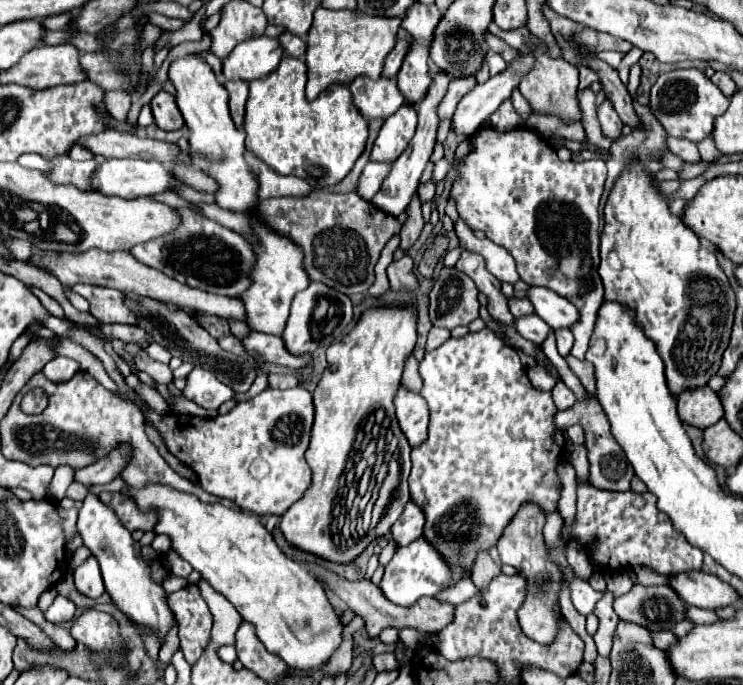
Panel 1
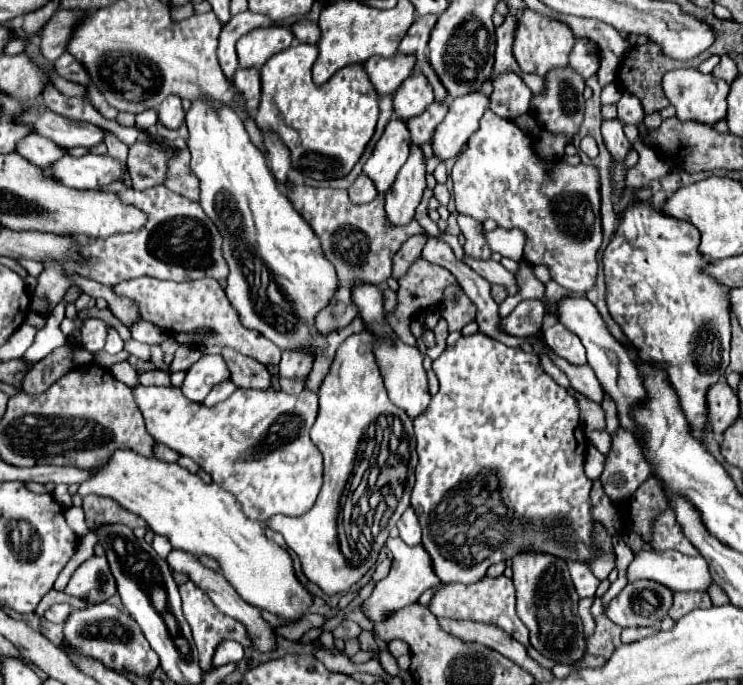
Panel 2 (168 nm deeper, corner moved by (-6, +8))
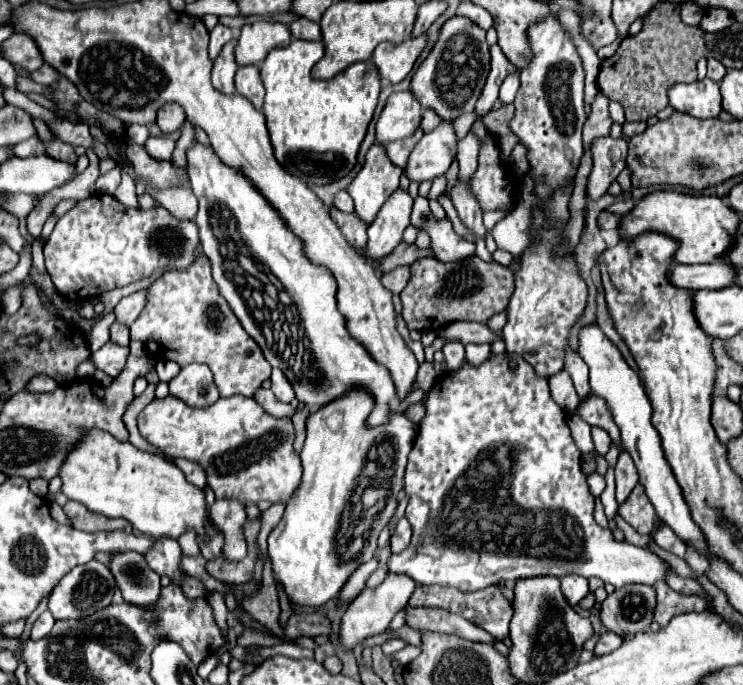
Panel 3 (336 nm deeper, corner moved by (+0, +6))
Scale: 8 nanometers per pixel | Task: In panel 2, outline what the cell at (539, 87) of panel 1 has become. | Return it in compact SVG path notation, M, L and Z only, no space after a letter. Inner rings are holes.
M526 10L526 14L522 14L520 26L516 30L514 56L516 56L516 62L518 62L522 72L546 76L548 72L556 70L556 68L566 68L568 66L568 56L570 56L574 44L576 44L574 34L568 26L564 26L562 22L538 16L532 10Z

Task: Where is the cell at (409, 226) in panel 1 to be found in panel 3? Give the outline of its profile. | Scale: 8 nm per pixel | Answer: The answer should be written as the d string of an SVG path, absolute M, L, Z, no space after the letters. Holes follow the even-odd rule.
M400 266L400 268L384 274L380 280L392 294L400 294L410 280L410 266Z

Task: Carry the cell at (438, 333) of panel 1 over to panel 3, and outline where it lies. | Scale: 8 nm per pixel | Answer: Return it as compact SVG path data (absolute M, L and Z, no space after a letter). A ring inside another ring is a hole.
M425 361L419 367L414 389L421 388L427 392L435 383L438 377L438 373L435 371L433 364Z

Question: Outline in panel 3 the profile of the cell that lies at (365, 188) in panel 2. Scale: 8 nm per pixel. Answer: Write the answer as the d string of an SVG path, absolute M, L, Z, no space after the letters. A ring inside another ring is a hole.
M338 192L334 198L334 208L340 212L352 212L352 198L348 196L348 192Z

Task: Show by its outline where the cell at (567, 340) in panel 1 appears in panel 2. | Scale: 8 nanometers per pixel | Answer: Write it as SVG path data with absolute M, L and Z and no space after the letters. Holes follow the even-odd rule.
M554 324L552 328L544 330L544 338L548 342L548 346L552 346L552 350L566 358L568 362L572 364L584 364L586 362L586 352L584 352L584 346L580 342L580 338L566 330L566 326L562 324Z

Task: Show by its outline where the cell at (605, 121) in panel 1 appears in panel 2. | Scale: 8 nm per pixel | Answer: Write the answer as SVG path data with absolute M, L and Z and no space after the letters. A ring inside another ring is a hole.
M620 118L602 120L602 138L606 142L606 148L614 156L614 160L620 160L626 156L626 152L632 148L624 134L624 122Z

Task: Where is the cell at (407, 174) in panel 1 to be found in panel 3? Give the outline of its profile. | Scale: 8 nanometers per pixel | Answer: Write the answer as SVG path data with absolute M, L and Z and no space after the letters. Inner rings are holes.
M398 188L382 206L376 220L368 226L368 244L364 256L370 258L378 268L378 260L392 254L392 250L402 242L404 230L410 226L412 198L406 190Z

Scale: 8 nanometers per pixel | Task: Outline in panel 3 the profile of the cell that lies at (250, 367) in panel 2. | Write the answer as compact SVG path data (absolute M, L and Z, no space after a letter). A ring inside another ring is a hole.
M260 388L260 390L256 392L254 400L256 400L270 416L274 416L274 418L292 420L292 416L296 414L296 408L294 408L292 404L284 404L284 402L280 402L280 400L276 400L276 398L272 396L272 390Z

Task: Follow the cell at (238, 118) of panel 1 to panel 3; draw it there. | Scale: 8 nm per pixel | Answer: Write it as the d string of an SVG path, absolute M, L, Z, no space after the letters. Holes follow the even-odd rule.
M240 66L236 72L236 92L252 102L256 110L262 110L264 84L258 66Z

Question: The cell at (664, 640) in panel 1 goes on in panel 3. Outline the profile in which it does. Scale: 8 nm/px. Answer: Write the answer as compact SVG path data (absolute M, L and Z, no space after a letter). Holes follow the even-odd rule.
M604 632L598 640L598 644L594 646L594 656L604 656L614 652L618 646L622 644L622 636L614 634L614 632Z

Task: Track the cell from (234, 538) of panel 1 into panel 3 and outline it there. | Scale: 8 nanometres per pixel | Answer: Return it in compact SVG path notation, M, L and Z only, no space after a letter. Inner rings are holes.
M86 430L78 444L64 458L58 476L62 480L62 492L68 496L68 500L80 502L88 510L108 518L126 518L142 534L150 534L152 538L168 536L176 540L186 530L194 530L198 538L204 536L204 522L208 518L204 490L190 484L174 462L162 458L160 454L138 450L130 442L118 442L104 430Z

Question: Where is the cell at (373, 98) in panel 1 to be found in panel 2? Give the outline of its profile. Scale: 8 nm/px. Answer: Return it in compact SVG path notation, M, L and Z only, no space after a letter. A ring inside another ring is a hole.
M396 54L394 58L370 58L364 62L364 70L376 90L376 94L382 96L394 96L402 82L410 76L412 68L416 64L414 56L402 56Z

